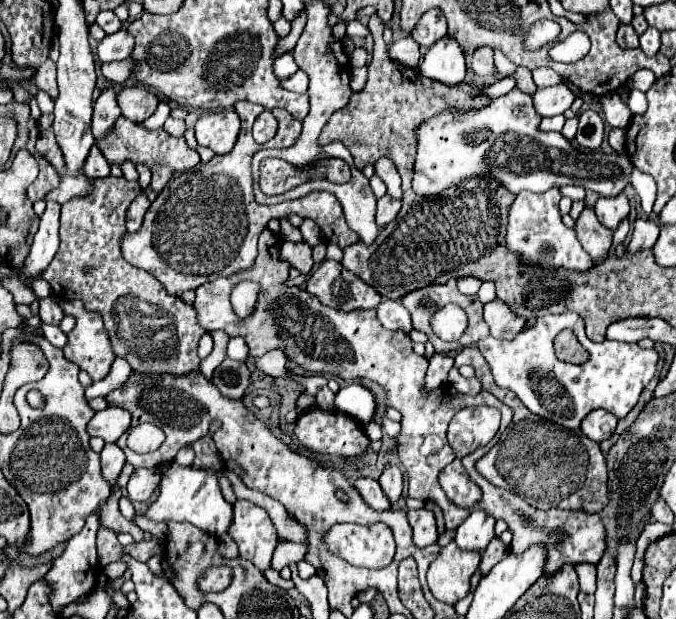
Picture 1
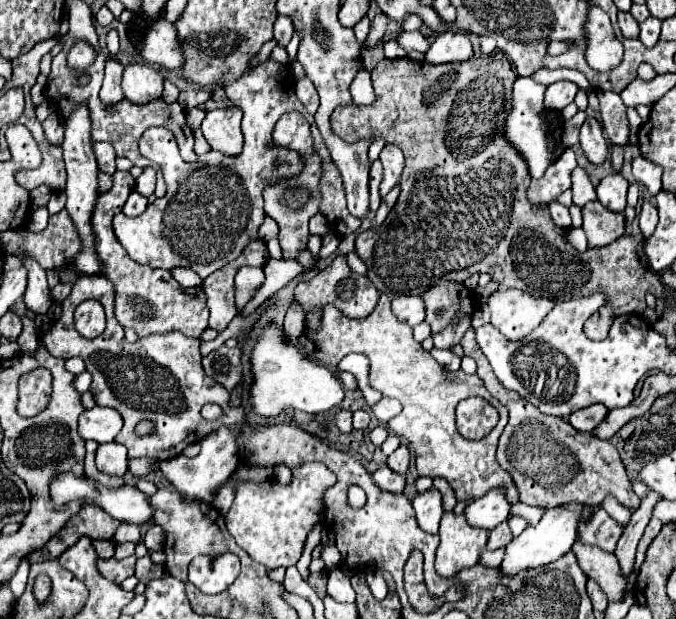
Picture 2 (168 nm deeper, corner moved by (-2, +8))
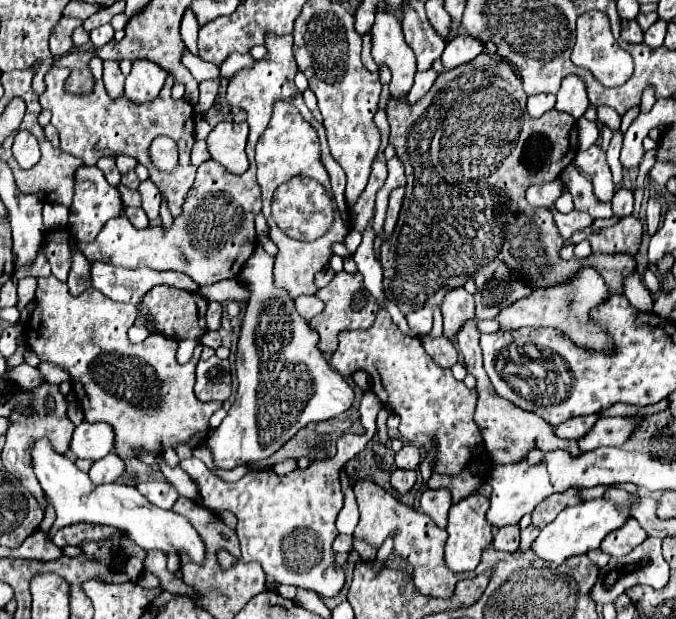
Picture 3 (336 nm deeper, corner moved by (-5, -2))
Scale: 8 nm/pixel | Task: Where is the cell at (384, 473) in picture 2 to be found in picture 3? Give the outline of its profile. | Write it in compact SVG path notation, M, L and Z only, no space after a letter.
M395 470L391 474L391 486L399 494L407 494L415 484L415 472L413 470Z

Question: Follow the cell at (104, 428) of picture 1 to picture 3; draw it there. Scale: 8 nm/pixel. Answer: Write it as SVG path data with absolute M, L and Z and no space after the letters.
M81 422L71 440L71 450L75 458L91 458L99 460L107 456L113 450L115 444L115 432L113 426L107 422Z

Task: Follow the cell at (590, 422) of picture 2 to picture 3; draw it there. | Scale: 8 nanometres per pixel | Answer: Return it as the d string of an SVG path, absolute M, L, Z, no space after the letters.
M589 414L589 416L577 416L577 418L569 418L567 422L563 422L561 426L557 426L555 434L559 438L567 438L567 440L579 440L583 438L599 420L599 414Z

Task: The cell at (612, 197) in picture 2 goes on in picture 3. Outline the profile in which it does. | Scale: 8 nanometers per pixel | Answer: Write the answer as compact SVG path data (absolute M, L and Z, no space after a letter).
M627 188L615 190L611 198L611 206L613 206L615 216L629 216L633 212L633 192Z

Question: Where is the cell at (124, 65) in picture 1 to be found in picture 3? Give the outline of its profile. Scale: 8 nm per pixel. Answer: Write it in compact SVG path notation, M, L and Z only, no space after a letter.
M187 48L183 50L181 64L193 74L195 80L207 80L207 78L217 78L219 76L219 68L217 66L213 66L209 62L201 62L201 58L191 54Z

